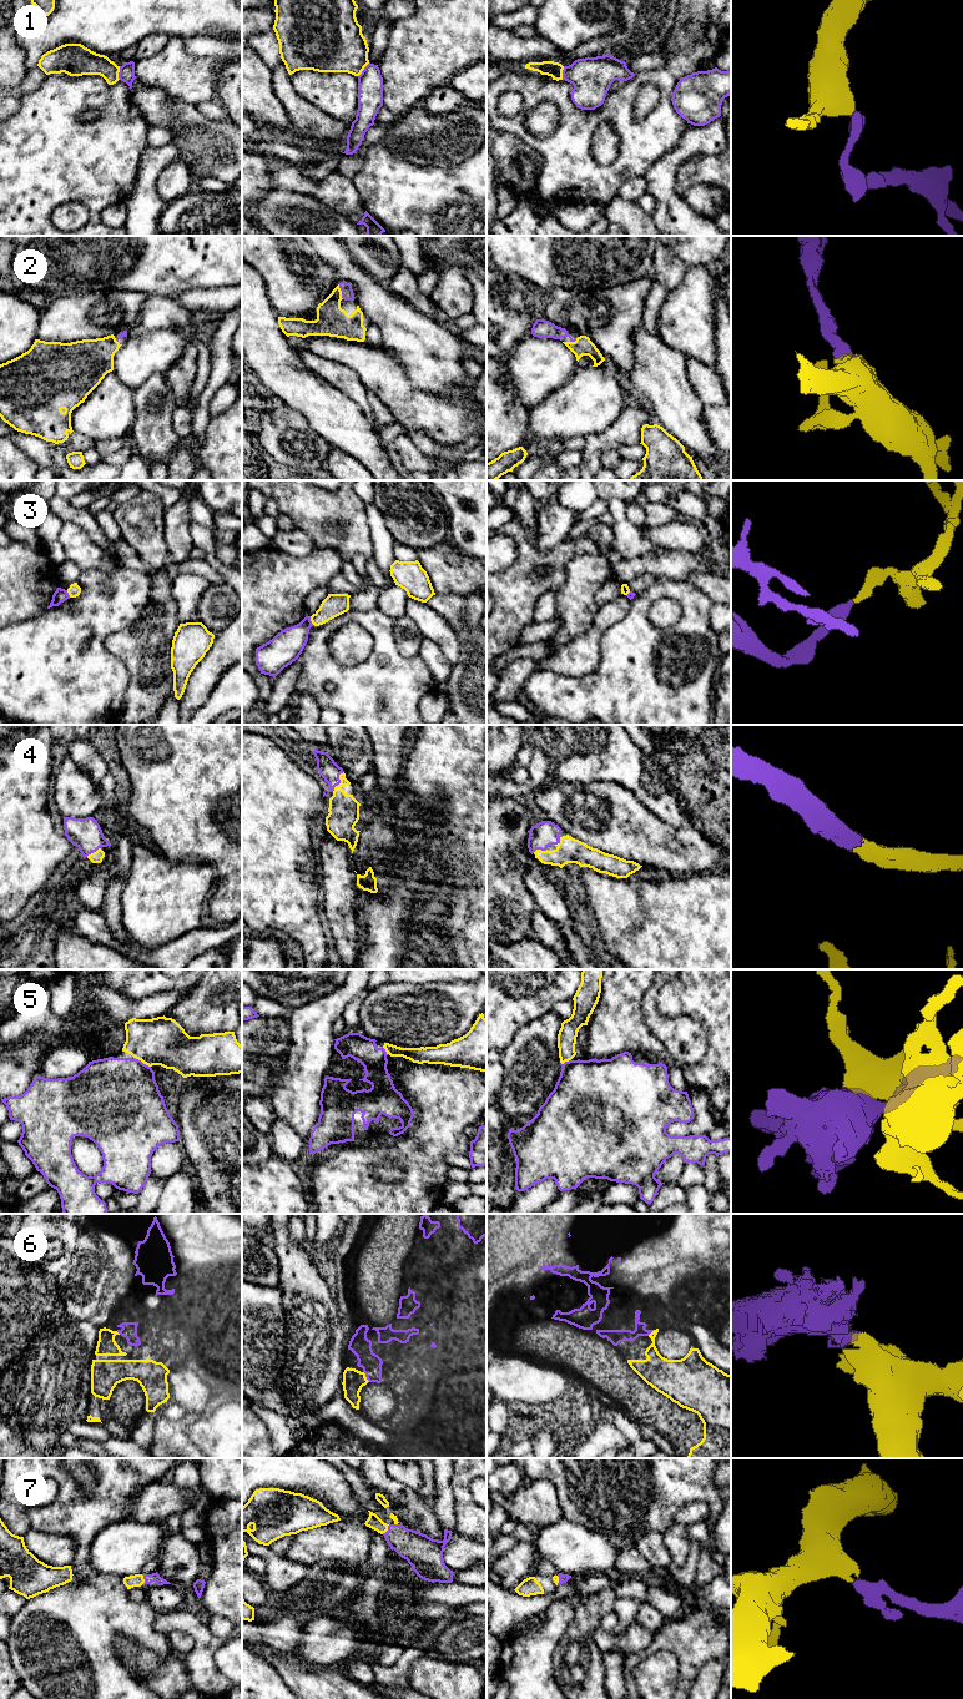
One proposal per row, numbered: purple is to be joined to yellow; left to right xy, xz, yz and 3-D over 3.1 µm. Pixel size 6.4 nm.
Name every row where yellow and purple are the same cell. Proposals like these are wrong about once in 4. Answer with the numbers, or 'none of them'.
2, 4, 5, 6, 7

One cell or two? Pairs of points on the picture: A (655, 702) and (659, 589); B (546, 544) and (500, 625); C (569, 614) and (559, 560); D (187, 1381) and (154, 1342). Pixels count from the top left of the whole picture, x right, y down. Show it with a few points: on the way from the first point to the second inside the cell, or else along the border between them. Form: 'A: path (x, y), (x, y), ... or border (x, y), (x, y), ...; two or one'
A: path (645, 674), (641, 667), (641, 616); one
B: border (566, 538), (549, 550), (540, 550), (535, 545); two
C: border (574, 554), (565, 564), (565, 578), (556, 590); two
D: border (181, 1365), (170, 1371); two

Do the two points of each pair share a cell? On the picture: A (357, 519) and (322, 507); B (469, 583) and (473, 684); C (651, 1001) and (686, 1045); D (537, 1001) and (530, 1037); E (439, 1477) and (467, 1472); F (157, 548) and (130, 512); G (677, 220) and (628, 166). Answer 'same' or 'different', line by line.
A: same
B: different
C: same
D: different
E: different
F: same
G: different

